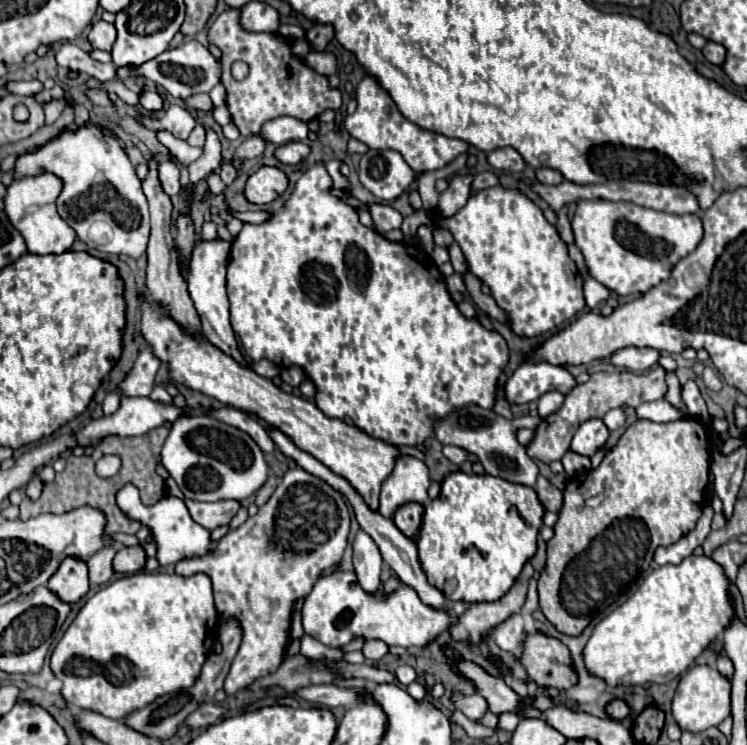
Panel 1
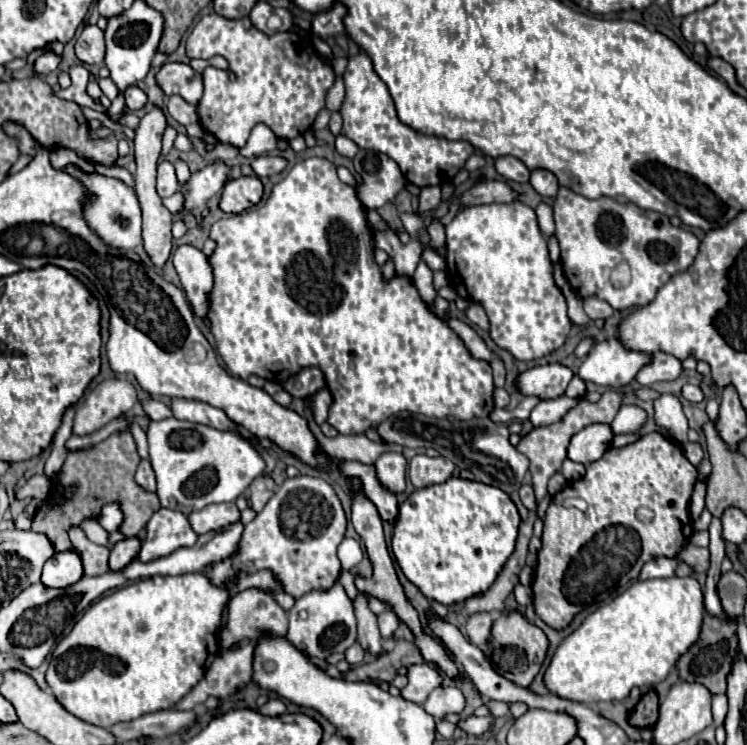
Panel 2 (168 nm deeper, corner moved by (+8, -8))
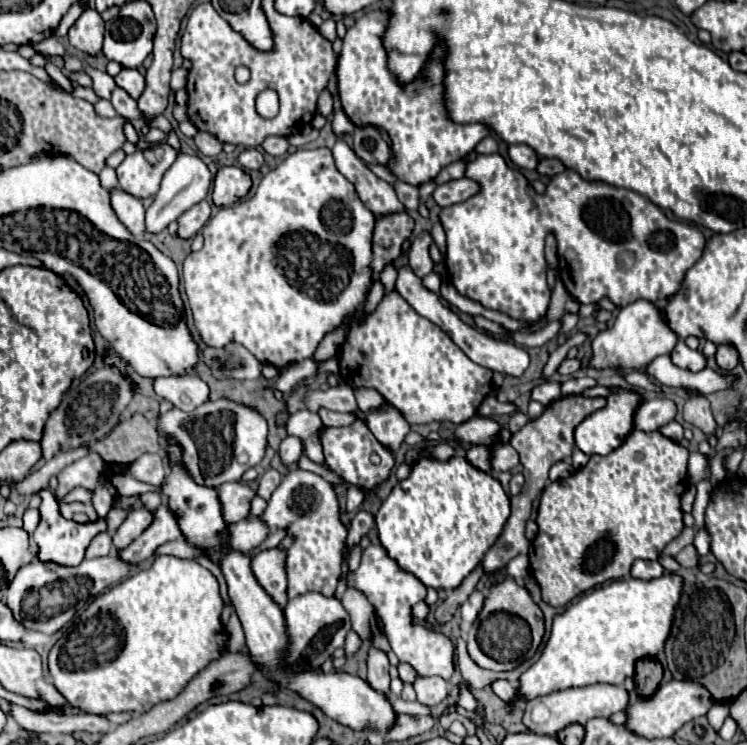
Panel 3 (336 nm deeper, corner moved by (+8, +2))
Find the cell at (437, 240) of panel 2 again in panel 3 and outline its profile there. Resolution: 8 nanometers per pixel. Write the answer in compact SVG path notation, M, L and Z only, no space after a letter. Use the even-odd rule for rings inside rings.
M424 232L424 234L420 234L420 236L412 242L412 246L410 246L408 266L410 266L410 270L412 270L418 278L424 278L426 274L432 272L434 262L432 262L432 258L430 258L430 254L428 254L428 246L430 246L430 244L432 244L432 236L430 236L428 232Z

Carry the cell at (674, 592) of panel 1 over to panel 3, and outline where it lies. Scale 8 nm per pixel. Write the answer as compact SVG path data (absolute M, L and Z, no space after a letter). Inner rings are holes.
M664 574L650 582L644 580L614 580L608 586L596 588L590 594L580 596L578 602L570 604L562 614L554 616L550 638L538 658L520 678L516 686L516 698L508 702L508 708L514 708L518 702L532 700L536 696L560 692L566 688L590 686L590 684L622 684L624 678L634 676L634 666L640 658L656 658L664 650L664 642L670 634L670 624L674 618L674 608L682 594L682 578L676 574Z

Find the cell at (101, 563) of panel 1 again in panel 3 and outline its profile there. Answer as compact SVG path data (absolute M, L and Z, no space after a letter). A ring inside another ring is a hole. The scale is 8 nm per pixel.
M102 532L102 534L98 534L98 536L90 542L90 546L88 546L88 550L86 550L86 558L108 556L110 552L112 552L112 538L110 538L106 532Z

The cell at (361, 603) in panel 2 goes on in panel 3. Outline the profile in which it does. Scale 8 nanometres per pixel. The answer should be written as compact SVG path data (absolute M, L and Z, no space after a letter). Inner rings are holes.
M370 648L368 652L368 678L366 682L376 690L382 692L384 696L390 698L390 676L388 676L390 662L384 652Z

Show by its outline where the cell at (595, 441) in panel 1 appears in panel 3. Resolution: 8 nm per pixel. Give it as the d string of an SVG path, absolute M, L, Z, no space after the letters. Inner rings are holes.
M610 388L610 394L606 396L606 406L600 408L598 412L592 412L590 416L586 416L578 428L576 428L576 446L592 456L592 454L610 454L612 450L616 450L624 440L626 436L632 432L634 428L634 412L636 408L640 406L644 398L638 394L638 392L632 392L632 390L622 390L622 388Z

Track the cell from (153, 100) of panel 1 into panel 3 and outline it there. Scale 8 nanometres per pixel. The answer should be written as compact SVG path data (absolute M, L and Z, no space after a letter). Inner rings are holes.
M122 68L122 72L118 76L114 76L116 84L120 88L124 88L134 100L140 98L140 94L144 92L144 76L138 70L132 68Z

